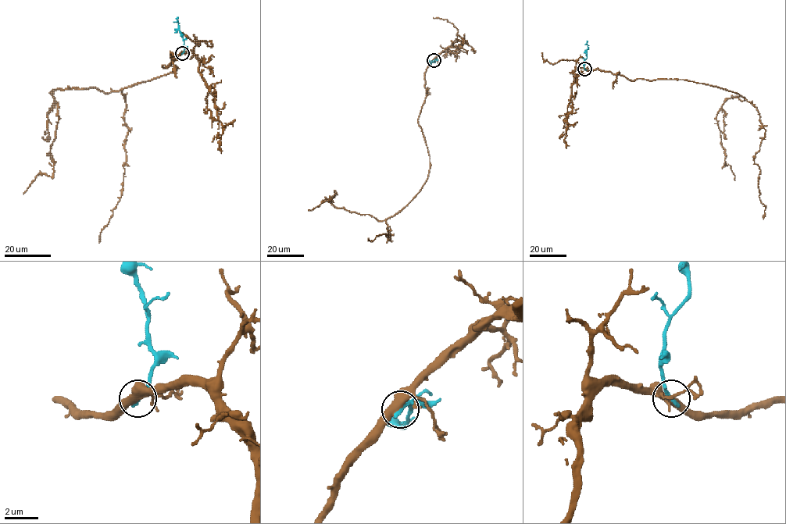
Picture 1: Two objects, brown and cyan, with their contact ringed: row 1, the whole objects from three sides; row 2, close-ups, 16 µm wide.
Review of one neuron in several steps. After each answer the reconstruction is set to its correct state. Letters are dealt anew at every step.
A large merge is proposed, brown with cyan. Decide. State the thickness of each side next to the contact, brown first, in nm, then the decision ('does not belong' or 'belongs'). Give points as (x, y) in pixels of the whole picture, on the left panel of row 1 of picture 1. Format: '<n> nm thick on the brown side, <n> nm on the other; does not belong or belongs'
400 nm thick on the brown side, 280 nm on the other; belongs

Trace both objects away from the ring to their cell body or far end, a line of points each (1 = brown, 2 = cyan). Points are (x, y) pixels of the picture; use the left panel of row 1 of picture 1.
1: (182, 53), (162, 66), (174, 72), (118, 90), (52, 90), (53, 175), (39, 174), (23, 194)
2: (182, 53), (184, 46), (182, 33), (177, 22), (173, 22)

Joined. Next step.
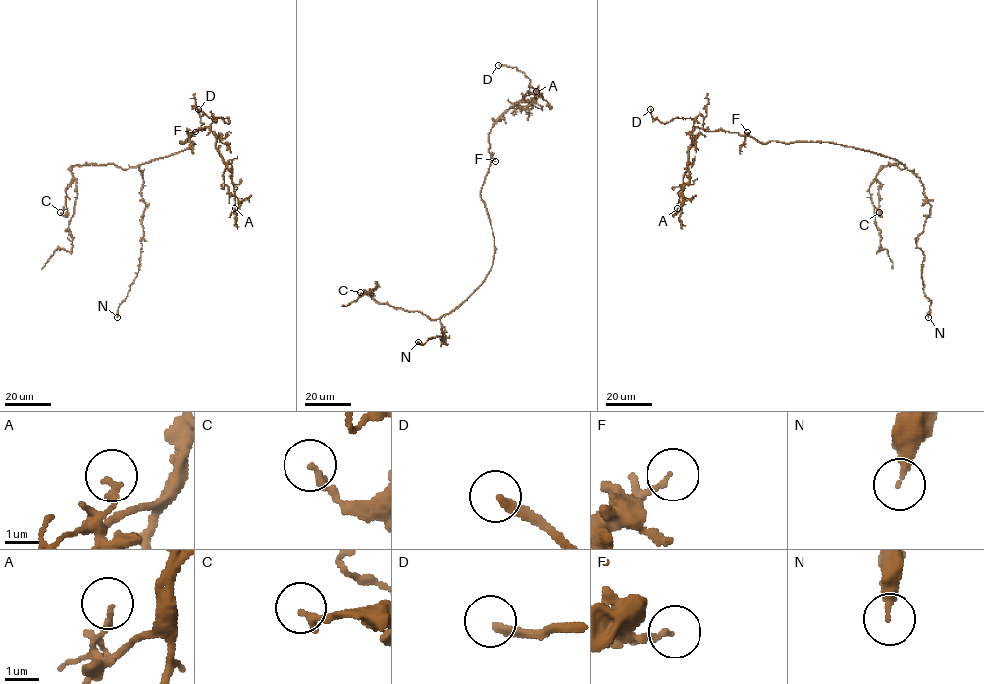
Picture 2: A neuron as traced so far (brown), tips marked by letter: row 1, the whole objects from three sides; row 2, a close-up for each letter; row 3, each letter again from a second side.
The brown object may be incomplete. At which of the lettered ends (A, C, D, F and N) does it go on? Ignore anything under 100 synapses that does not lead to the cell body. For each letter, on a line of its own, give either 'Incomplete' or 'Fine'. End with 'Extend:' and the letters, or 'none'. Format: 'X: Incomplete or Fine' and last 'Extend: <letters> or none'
A: Fine
C: Fine
D: Incomplete
F: Fine
N: Fine
Extend: D

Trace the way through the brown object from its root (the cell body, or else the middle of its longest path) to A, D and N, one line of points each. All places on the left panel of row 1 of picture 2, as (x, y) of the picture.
A: (190, 147), (193, 142), (180, 141), (190, 136), (187, 130), (208, 128), (231, 173), (239, 202), (234, 208)
D: (190, 147), (193, 142), (180, 141), (190, 136), (187, 130), (209, 127), (215, 118), (230, 122), (198, 109)
N: (190, 147), (138, 167), (144, 182), (141, 196), (145, 204), (139, 270), (119, 305), (117, 317)

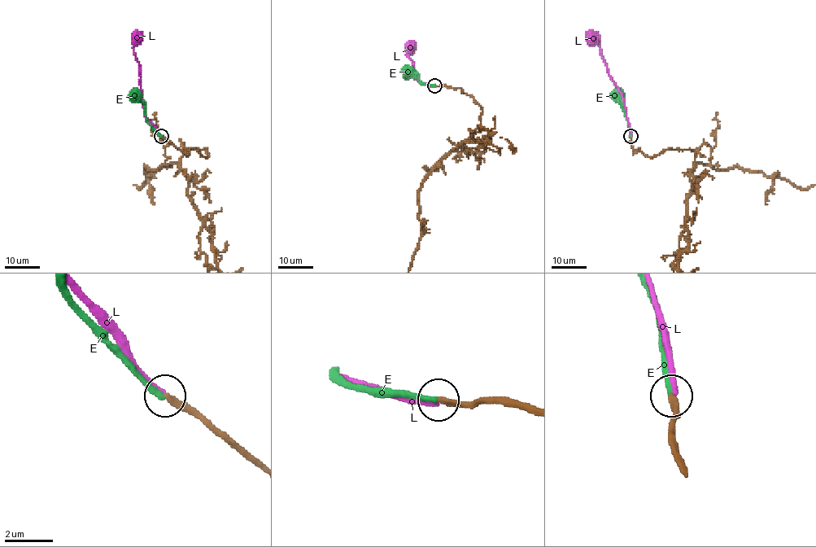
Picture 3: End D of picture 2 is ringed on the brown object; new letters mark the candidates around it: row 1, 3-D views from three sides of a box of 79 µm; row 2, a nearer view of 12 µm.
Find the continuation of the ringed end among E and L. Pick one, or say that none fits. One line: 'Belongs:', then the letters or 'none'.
Belongs: E

